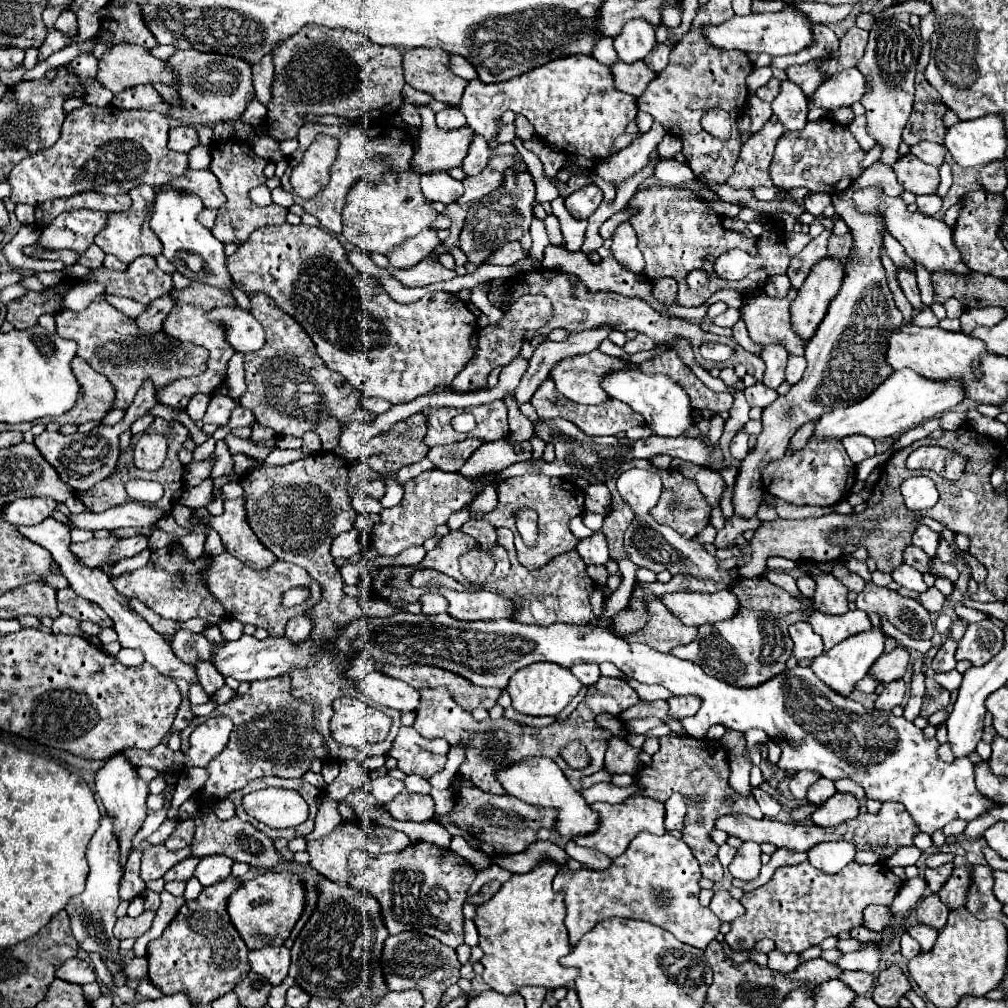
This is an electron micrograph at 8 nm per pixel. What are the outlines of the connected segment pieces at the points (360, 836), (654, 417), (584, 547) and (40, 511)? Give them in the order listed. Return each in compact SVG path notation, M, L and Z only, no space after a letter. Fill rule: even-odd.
M347 822L347 824L337 826L325 838L309 842L307 852L311 856L311 862L309 862L311 868L321 872L329 880L347 882L349 880L349 854L353 852L353 848L355 850L365 850L369 854L381 854L381 852L401 852L409 844L411 844L409 836L399 832L399 830L393 830L393 828L387 828L387 826L377 826L377 824L373 824L371 828L365 828L361 822Z
M619 370L619 372L611 372L605 376L603 388L605 388L605 392L609 392L611 398L617 398L617 400L629 404L635 412L643 414L645 424L657 436L685 436L685 432L691 426L695 426L695 420L691 416L693 408L689 404L689 396L669 376L643 374L637 370Z
M597 532L595 536L581 540L577 546L577 554L583 558L583 562L587 566L591 564L605 564L609 560L609 550L607 550L607 540L601 532Z
M17 498L11 504L1 506L1 518L13 526L17 524L39 524L49 518L57 502L53 498Z

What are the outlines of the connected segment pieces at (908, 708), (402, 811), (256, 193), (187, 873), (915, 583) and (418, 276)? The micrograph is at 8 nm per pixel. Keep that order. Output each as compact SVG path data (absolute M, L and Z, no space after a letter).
M909 698L909 702L907 702L905 708L903 708L903 710L905 710L903 716L913 722L913 720L919 716L919 712L921 712L921 704L923 704L923 698Z
M403 790L397 800L389 802L389 806L385 806L387 812L395 818L395 820L413 820L413 822L425 822L433 818L433 798L425 796L425 794L413 794Z
M261 184L261 186L253 188L253 192L249 192L249 196L251 196L251 200L253 200L255 204L259 204L259 206L273 204L273 202L271 202L271 190L267 188L267 184Z
M191 856L191 858L185 858L185 860L177 862L163 878L165 878L165 880L189 880L189 878L193 876L197 864L199 864L197 858L193 858L193 856Z
M903 564L901 568L897 568L897 572L893 572L891 576L893 576L893 580L895 580L899 586L903 586L903 588L907 588L907 590L913 590L915 594L921 594L921 592L925 592L925 590L929 588L929 586L923 582L923 574L917 572L917 570L913 570L913 568L909 568L907 564Z
M433 252L427 260L423 260L421 264L417 264L415 268L409 268L409 270L395 270L395 268L389 268L391 274L401 280L405 286L429 286L433 282L443 282L443 280L451 280L455 278L455 270L449 270L445 268L441 262L439 262L439 252Z

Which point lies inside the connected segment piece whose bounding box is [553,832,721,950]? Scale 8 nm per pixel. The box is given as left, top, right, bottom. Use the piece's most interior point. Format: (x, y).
(654, 880)

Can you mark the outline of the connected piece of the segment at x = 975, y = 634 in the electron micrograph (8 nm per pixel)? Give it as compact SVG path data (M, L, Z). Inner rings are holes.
M991 620L969 624L965 636L957 646L957 660L969 660L973 666L981 666L991 660L1003 648L1005 636Z

